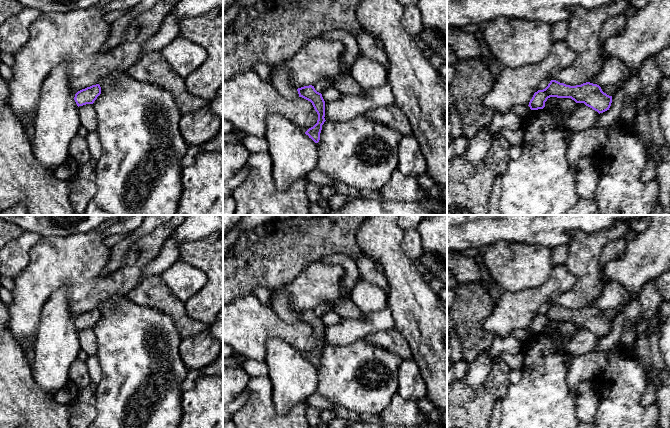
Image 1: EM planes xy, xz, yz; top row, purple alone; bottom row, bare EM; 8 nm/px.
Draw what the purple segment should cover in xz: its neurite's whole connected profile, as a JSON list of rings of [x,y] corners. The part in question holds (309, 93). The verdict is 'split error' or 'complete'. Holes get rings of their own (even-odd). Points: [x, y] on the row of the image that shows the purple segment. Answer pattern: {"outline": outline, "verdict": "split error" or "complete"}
{"outline": [[[282,68],[276,73],[274,73],[270,79],[272,86],[287,99],[295,99],[302,97],[310,101],[318,114],[317,123],[309,128],[305,134],[309,136],[315,143],[320,140],[320,133],[322,130],[322,125],[325,120],[325,101],[322,94],[317,92],[314,86],[304,86],[301,88],[296,88],[290,83],[290,78],[286,69]]], "verdict": "split error"}

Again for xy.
{"outline": [[[96,84],[78,91],[75,94],[74,100],[78,107],[86,104],[93,104],[100,94],[101,87],[99,84]]], "verdict": "complete"}

